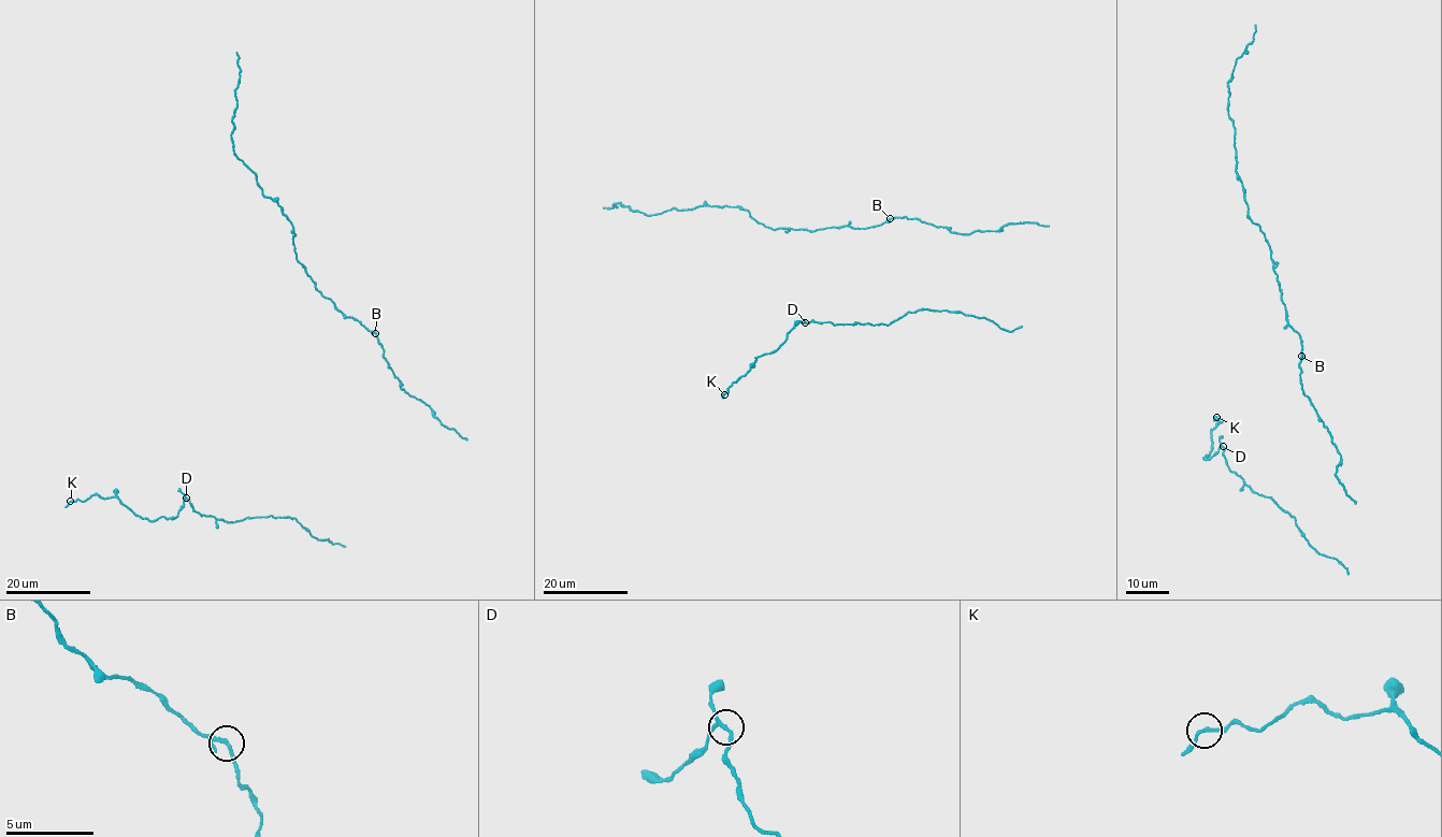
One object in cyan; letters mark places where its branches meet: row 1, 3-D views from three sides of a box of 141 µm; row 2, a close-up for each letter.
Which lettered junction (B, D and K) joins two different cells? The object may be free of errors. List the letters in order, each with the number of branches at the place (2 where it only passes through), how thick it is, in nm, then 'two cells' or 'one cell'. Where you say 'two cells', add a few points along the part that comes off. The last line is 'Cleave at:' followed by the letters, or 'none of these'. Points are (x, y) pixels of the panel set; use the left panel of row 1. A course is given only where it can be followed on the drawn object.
B: branches 3; calibre 160 nm; one cell
D: branches 3; calibre 170 nm; one cell
K: branches 2; calibre 180 nm; one cell
Cleave at: none of these

